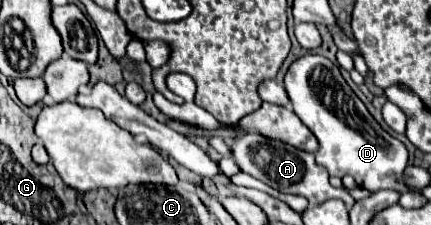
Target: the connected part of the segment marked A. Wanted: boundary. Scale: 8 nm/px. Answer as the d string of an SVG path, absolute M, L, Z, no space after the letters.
M256 130L238 134L236 140L230 144L230 154L232 154L232 160L238 164L238 168L242 172L266 182L268 186L272 186L272 188L276 188L280 192L304 196L312 206L322 204L322 202L326 202L330 198L340 198L348 206L352 206L356 202L346 190L338 190L328 182L328 172L326 172L324 166L316 164L314 154L302 152L302 150L298 150L294 146L288 146L286 142L266 138L266 136L258 134Z

